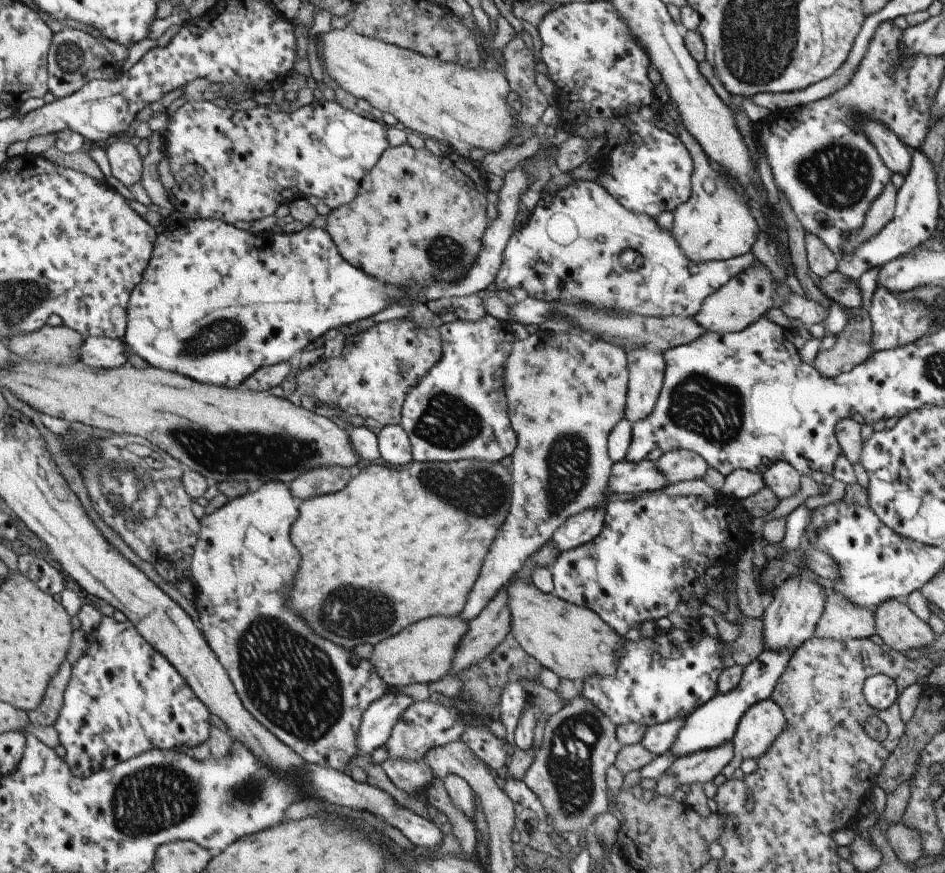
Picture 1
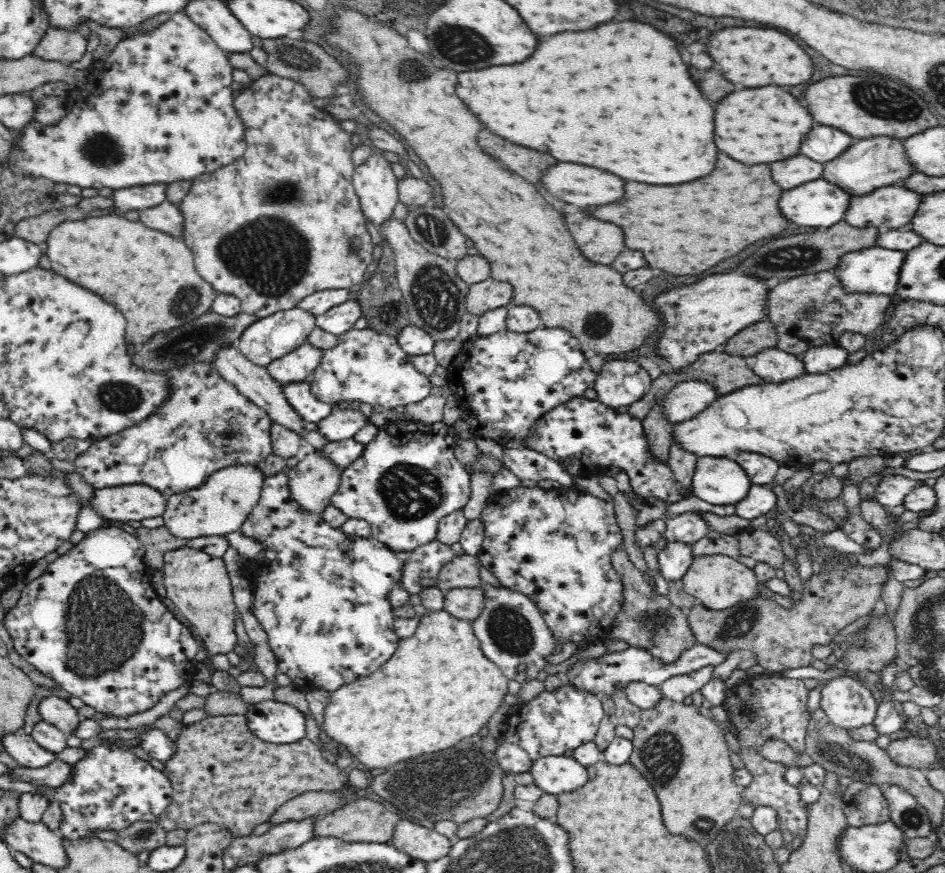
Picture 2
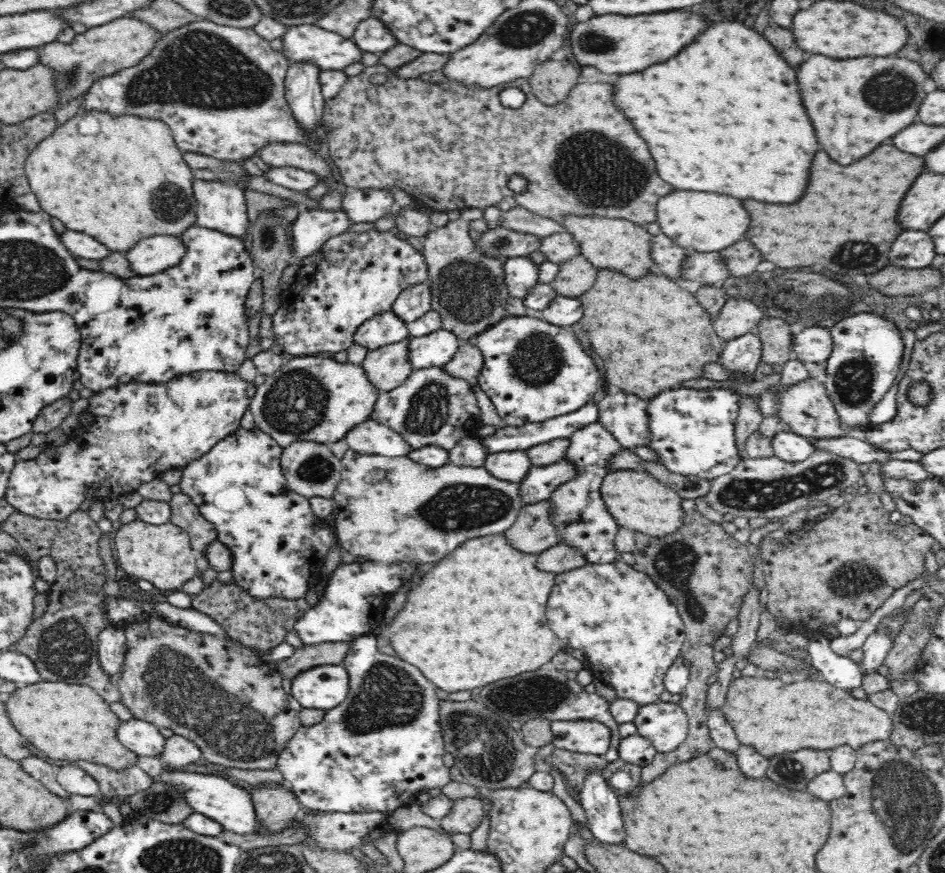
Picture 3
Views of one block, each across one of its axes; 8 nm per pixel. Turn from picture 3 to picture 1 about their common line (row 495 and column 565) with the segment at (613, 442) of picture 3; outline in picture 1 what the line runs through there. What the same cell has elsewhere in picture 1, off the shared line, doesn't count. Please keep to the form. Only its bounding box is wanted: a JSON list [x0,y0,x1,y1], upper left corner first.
[549,492,752,636]

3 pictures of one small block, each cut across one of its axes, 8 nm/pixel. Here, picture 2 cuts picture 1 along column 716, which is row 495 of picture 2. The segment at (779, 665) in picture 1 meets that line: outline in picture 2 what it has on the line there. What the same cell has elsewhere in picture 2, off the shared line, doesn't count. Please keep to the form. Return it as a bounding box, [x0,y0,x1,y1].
[691,457,752,506]

